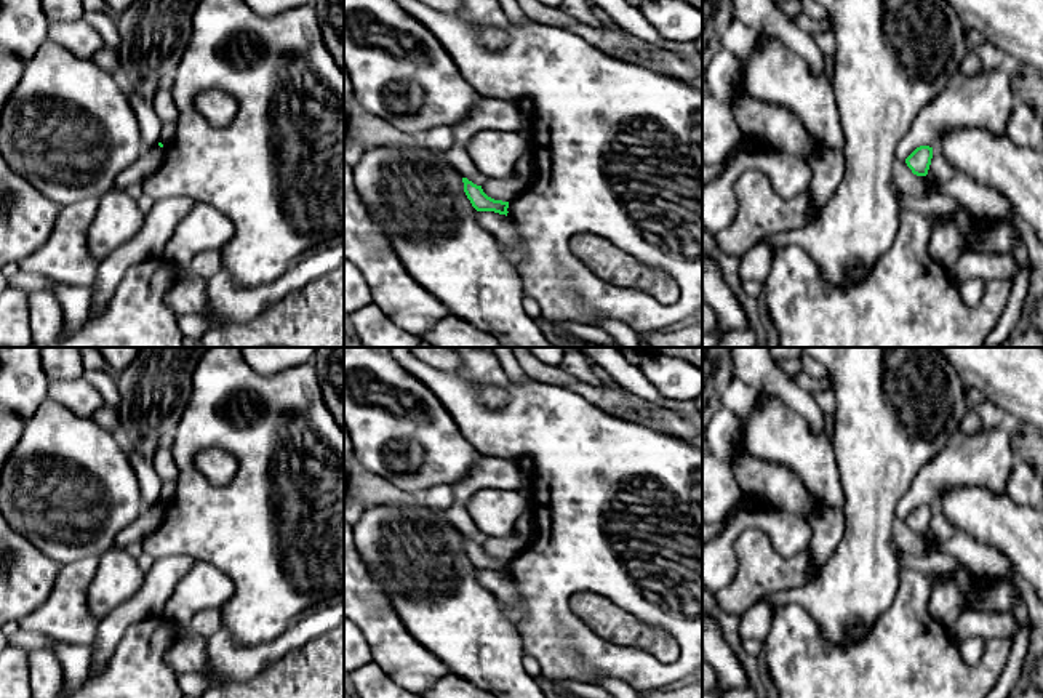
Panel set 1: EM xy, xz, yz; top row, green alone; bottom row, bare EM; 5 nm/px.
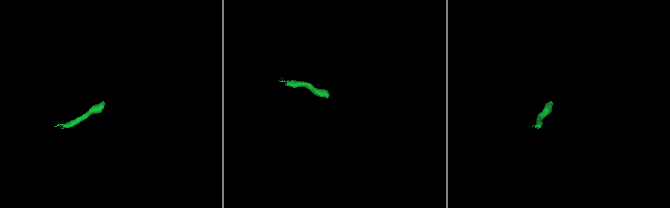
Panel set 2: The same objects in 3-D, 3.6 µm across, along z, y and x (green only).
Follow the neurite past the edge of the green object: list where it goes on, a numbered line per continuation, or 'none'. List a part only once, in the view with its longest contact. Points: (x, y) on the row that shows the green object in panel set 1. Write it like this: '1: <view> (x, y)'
none

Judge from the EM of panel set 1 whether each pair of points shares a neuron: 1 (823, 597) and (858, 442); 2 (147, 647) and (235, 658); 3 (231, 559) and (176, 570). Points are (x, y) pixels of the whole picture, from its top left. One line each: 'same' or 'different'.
1: same
2: different
3: different

